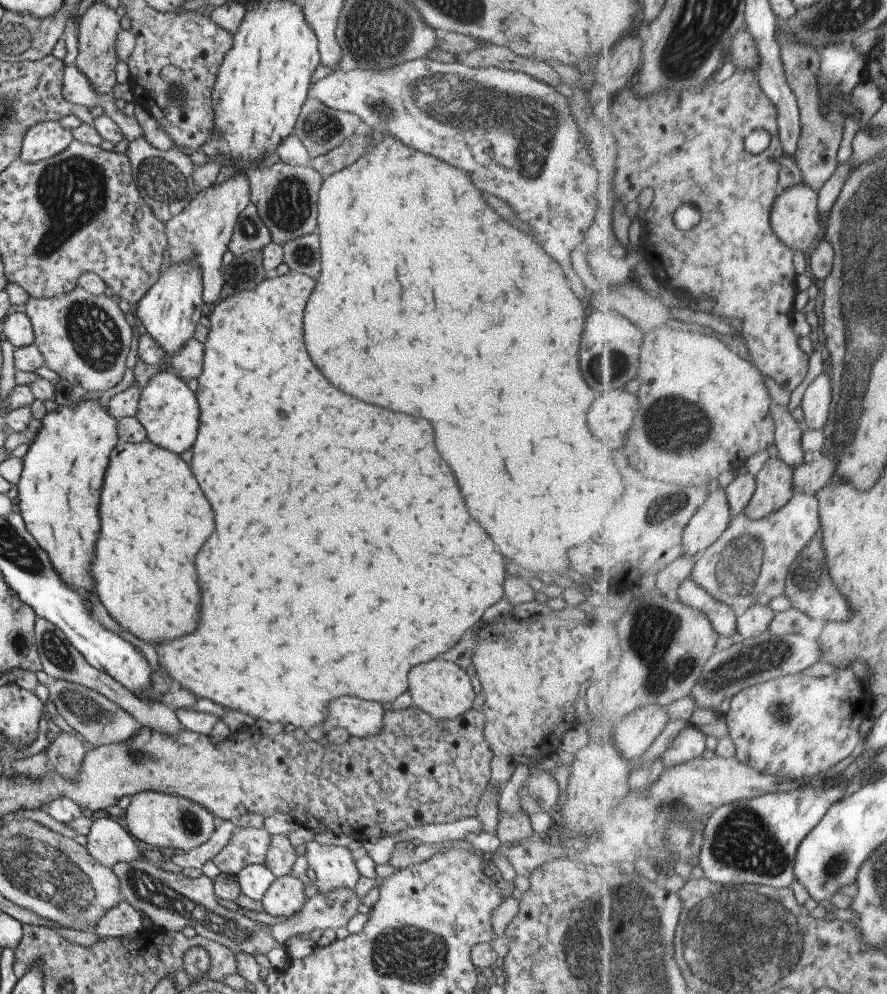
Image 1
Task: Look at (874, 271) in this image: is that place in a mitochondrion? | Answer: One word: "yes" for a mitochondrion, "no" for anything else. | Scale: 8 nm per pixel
yes

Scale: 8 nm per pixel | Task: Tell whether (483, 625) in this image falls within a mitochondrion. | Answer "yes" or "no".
no

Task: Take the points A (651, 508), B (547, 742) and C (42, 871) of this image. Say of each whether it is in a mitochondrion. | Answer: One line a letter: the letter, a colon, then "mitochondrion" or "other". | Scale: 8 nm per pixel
A: mitochondrion
B: other
C: mitochondrion

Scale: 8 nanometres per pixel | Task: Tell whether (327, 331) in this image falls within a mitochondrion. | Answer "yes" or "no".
no

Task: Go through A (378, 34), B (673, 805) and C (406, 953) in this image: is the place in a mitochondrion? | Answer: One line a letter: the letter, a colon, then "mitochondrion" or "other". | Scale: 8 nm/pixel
A: mitochondrion
B: mitochondrion
C: mitochondrion

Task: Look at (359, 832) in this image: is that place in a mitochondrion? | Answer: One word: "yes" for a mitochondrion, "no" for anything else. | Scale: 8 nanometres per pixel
no

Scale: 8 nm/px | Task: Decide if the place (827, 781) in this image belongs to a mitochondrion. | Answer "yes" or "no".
no

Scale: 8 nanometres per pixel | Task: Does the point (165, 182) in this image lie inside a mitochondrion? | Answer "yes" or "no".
yes

